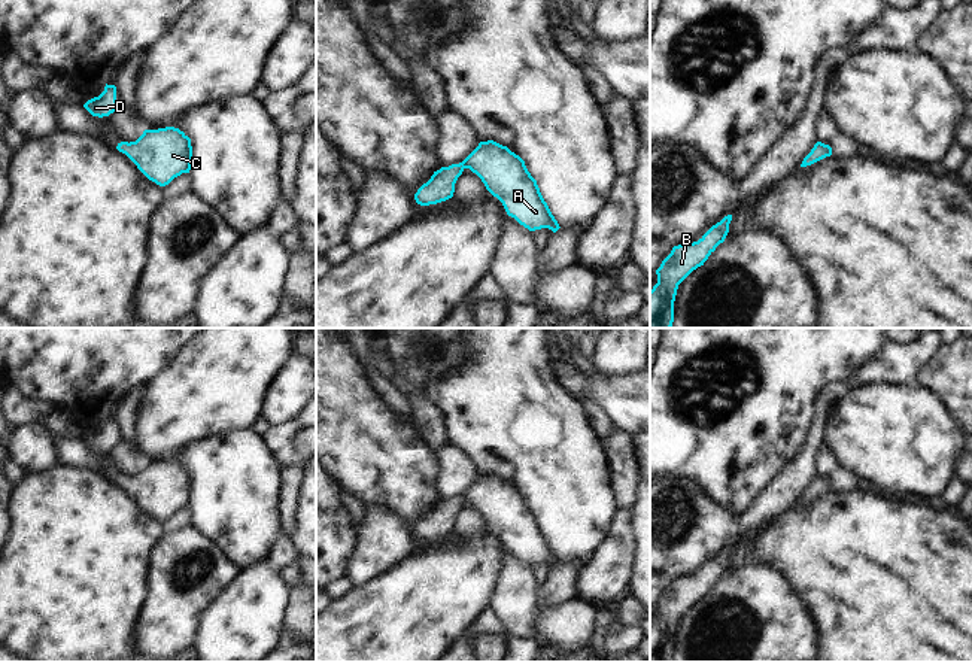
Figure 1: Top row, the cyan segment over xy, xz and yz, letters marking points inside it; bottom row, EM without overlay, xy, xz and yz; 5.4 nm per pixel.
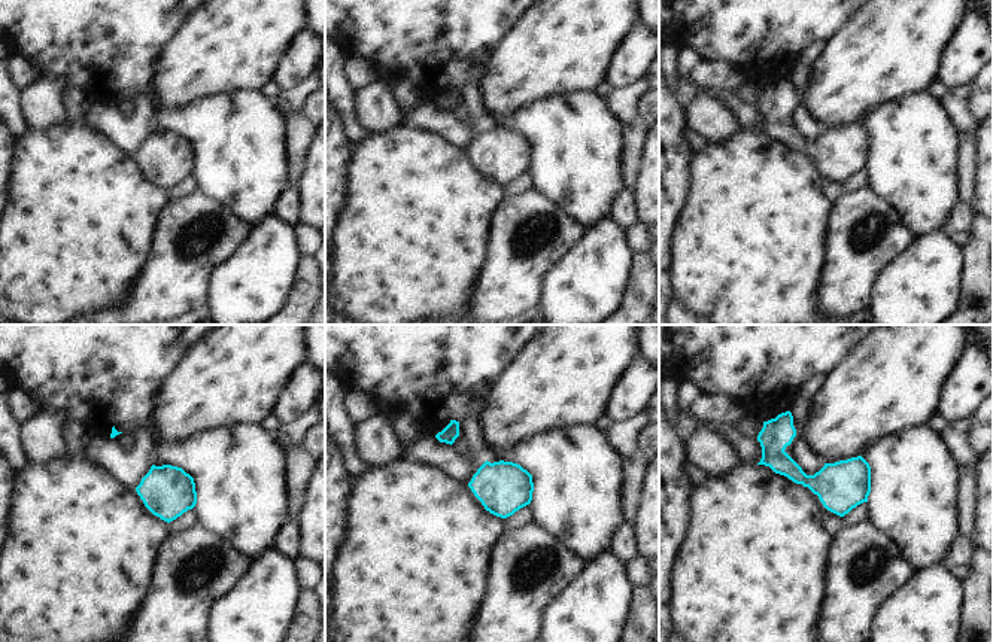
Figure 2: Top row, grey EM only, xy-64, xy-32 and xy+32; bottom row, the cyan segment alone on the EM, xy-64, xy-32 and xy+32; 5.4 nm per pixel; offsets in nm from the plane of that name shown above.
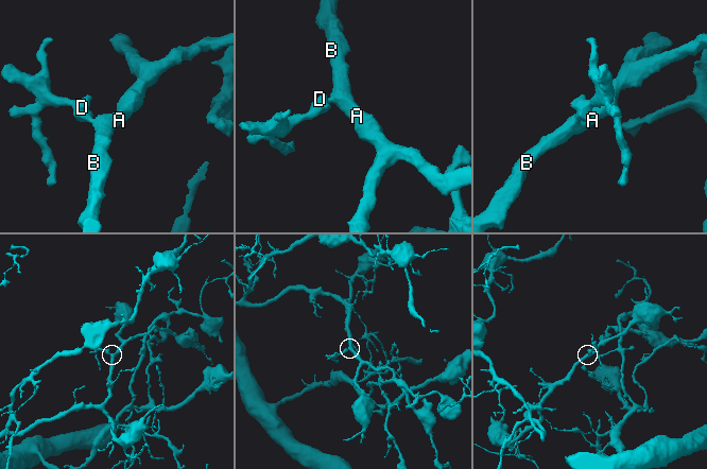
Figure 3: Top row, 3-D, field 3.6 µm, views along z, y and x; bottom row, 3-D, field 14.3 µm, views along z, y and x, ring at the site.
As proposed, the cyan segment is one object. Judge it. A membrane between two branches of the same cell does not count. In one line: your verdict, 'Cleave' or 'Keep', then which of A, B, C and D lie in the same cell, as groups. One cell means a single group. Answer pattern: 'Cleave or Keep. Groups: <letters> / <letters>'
Keep. Groups: A B C D.

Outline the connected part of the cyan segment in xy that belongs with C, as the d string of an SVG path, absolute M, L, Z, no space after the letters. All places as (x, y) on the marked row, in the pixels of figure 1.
M174 127L145 130L136 142L121 142L116 149L160 186L191 170L191 139Z

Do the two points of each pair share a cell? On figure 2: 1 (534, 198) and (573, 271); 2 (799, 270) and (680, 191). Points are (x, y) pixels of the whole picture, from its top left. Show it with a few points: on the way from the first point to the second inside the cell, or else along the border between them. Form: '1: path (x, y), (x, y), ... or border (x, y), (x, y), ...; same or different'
1: border (586, 230), (582, 240), (549, 273), (544, 286); different
2: border (694, 163), (692, 194), (676, 230); different

